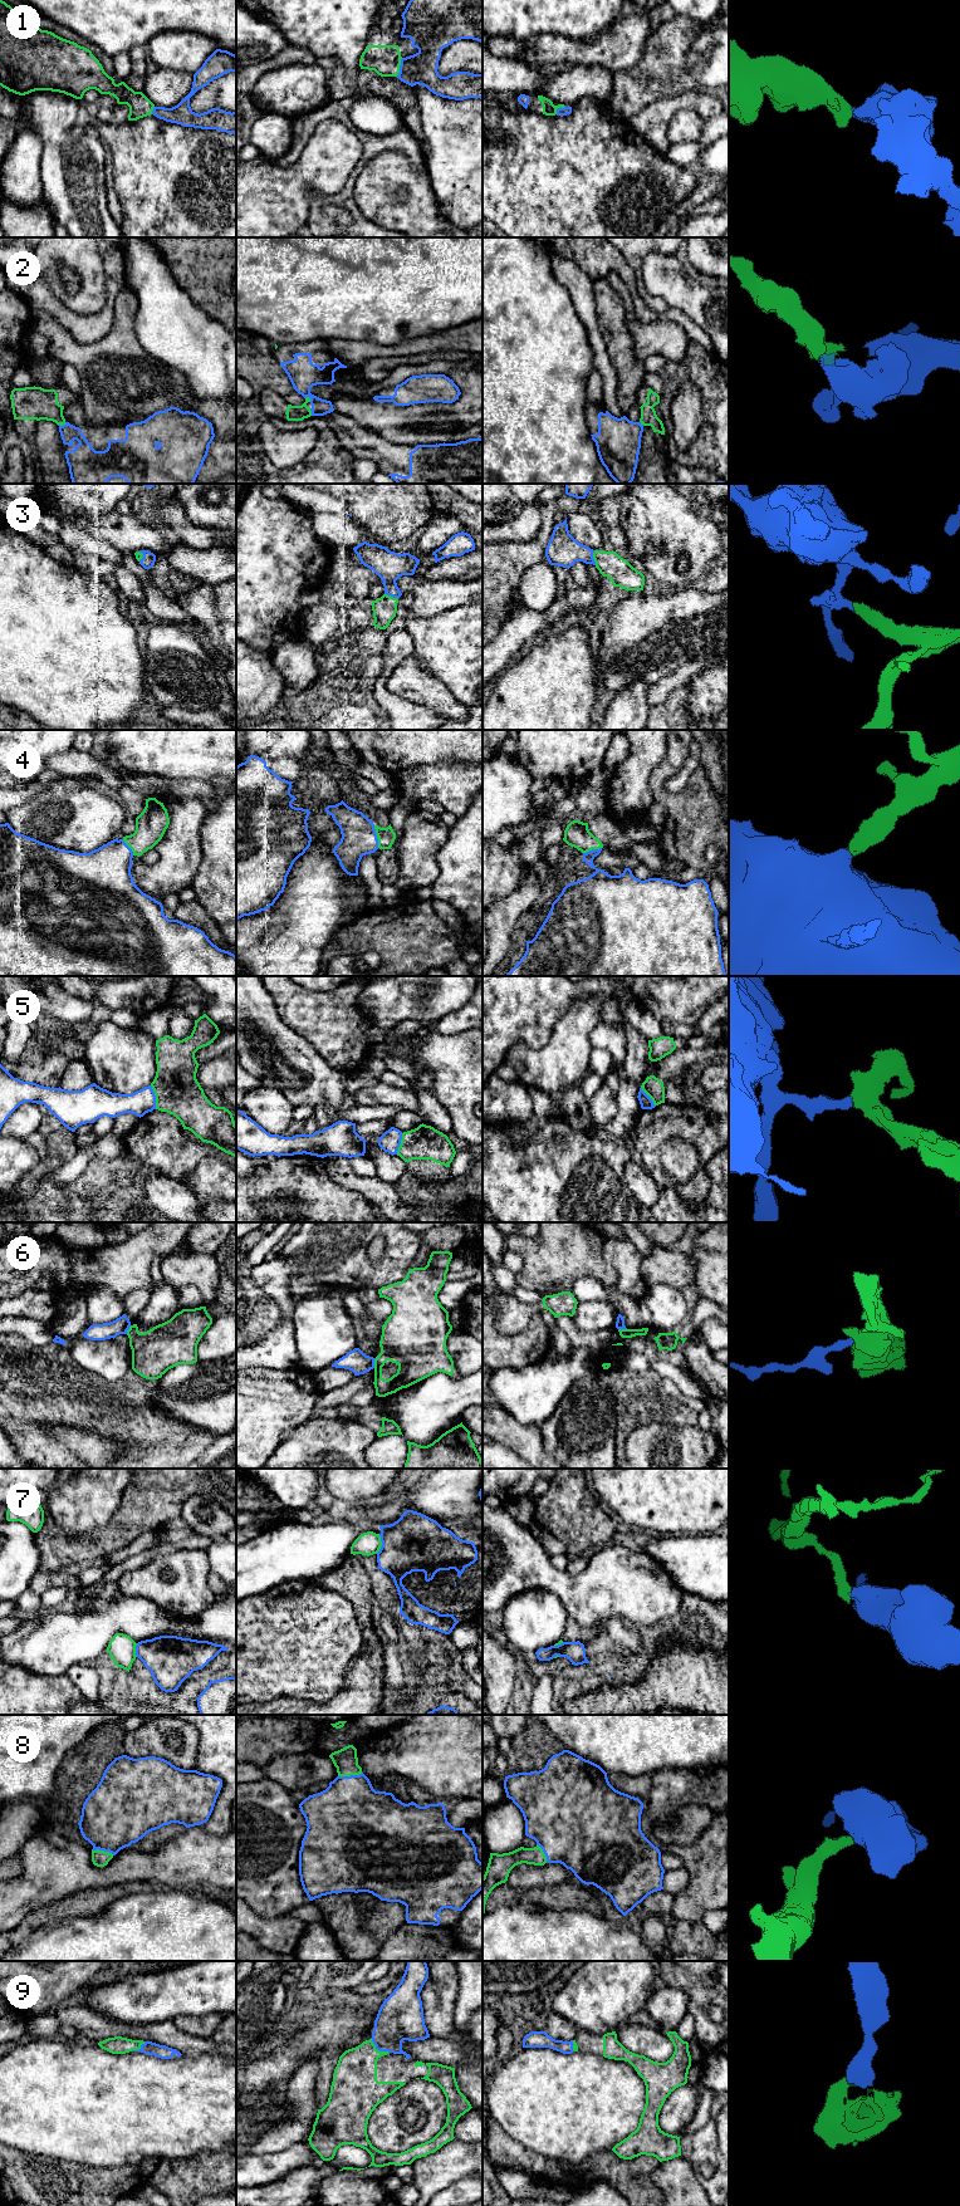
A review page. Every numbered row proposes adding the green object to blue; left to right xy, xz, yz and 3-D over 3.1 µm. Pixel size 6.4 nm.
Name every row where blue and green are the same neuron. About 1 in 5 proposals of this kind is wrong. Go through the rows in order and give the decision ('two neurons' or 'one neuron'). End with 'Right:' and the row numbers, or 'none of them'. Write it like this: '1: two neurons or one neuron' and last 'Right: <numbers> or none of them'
1: one neuron
2: one neuron
3: one neuron
4: one neuron
5: two neurons
6: two neurons
7: two neurons
8: one neuron
9: one neuron
Right: 1, 2, 3, 4, 8, 9

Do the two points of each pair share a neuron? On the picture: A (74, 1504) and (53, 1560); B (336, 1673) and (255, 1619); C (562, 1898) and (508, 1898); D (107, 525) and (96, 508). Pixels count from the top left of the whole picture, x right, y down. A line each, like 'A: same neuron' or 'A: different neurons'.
A: different neurons
B: same neuron
C: same neuron
D: different neurons

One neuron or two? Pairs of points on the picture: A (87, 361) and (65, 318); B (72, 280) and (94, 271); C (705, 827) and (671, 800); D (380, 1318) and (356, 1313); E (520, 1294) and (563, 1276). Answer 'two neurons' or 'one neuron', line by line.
A: two neurons
B: two neurons
C: one neuron
D: two neurons
E: two neurons

